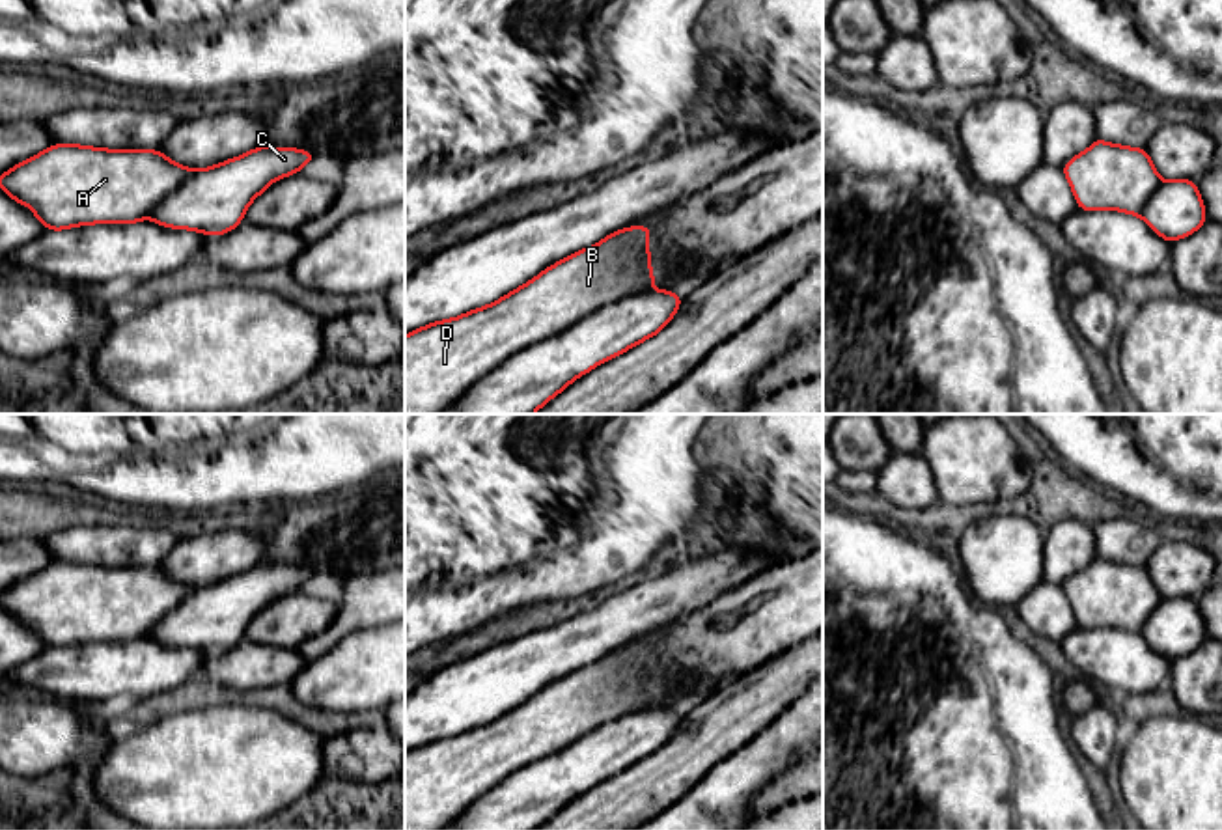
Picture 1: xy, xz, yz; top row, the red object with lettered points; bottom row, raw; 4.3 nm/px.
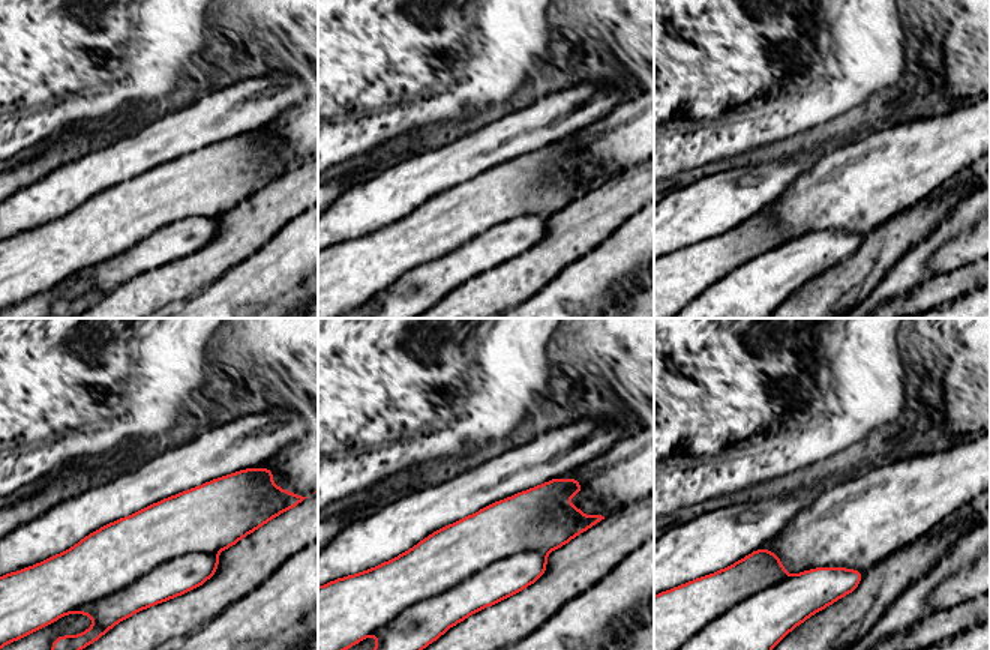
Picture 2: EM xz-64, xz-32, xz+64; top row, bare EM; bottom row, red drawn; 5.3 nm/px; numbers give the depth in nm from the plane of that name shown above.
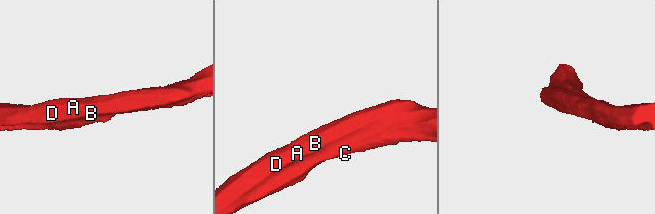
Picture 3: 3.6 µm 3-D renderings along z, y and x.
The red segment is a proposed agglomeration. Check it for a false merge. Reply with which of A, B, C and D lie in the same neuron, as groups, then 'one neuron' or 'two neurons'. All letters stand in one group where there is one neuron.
groups A B D / C; two neurons

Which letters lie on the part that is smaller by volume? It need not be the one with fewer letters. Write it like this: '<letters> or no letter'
C

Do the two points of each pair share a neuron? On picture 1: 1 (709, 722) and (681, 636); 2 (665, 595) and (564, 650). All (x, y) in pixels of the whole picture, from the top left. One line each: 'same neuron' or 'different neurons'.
1: different neurons
2: same neuron

